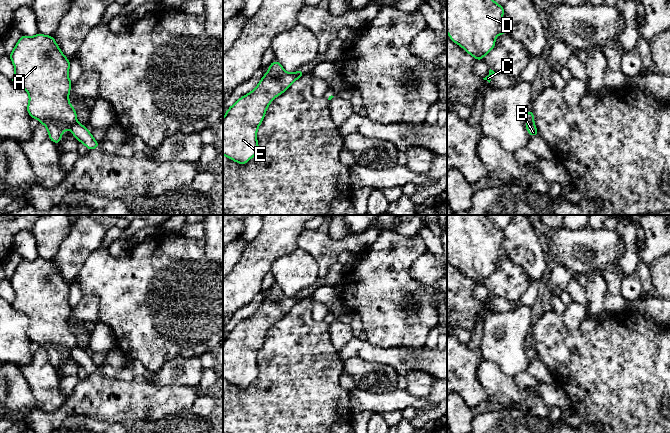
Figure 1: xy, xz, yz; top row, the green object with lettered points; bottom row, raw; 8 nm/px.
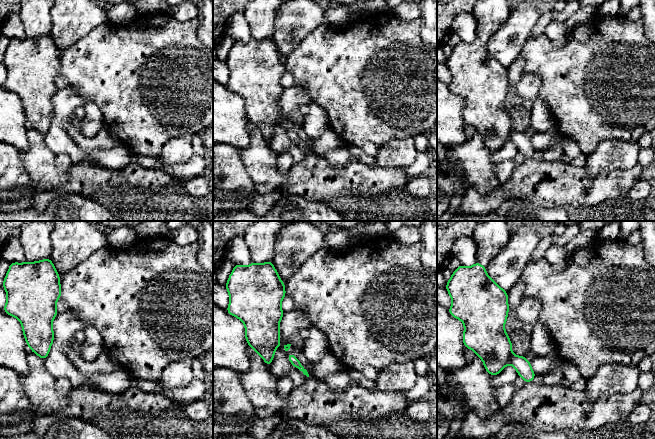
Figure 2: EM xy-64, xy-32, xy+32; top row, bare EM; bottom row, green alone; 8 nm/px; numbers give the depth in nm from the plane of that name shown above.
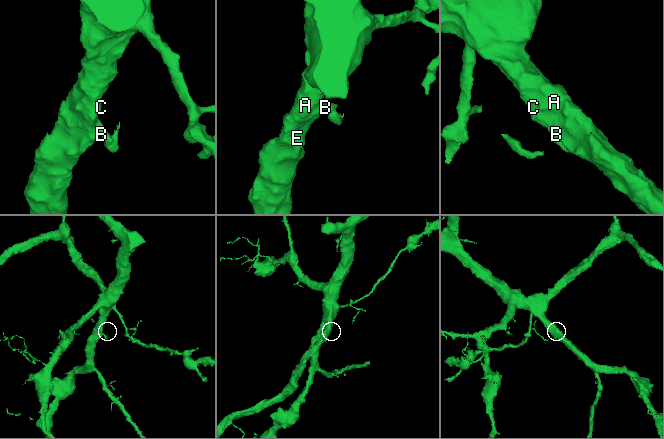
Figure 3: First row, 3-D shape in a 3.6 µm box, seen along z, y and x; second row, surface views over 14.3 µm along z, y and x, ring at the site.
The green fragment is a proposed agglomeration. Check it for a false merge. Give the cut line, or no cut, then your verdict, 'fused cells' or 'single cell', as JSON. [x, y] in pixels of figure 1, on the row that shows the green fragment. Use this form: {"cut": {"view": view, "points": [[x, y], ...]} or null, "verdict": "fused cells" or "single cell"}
{"cut": {"view": "xy", "points": [[76, 120], [70, 128]]}, "verdict": "fused cells"}

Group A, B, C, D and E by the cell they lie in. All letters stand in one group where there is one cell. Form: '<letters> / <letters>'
A C D E / B

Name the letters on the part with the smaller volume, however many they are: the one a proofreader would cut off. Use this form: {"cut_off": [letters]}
{"cut_off": ["B"]}

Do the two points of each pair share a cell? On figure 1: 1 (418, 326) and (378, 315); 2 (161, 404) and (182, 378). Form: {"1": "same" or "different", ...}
{"1": "same", "2": "different"}

